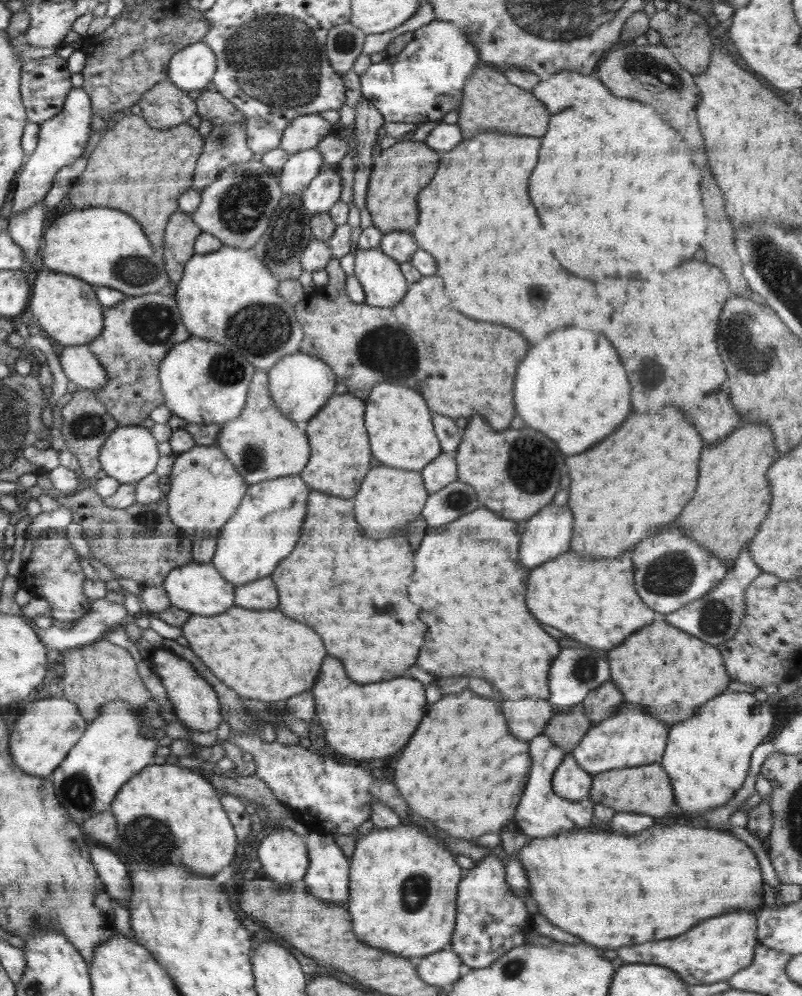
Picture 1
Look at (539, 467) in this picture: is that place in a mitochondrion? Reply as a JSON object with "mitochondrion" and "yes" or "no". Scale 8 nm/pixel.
{"mitochondrion":"yes"}

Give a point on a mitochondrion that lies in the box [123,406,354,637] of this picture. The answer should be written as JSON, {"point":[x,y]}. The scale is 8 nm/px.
{"point":[147,523]}

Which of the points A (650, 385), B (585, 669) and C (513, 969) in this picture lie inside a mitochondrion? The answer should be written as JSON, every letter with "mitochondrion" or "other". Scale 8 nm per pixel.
{"A":"mitochondrion","B":"mitochondrion","C":"mitochondrion"}

